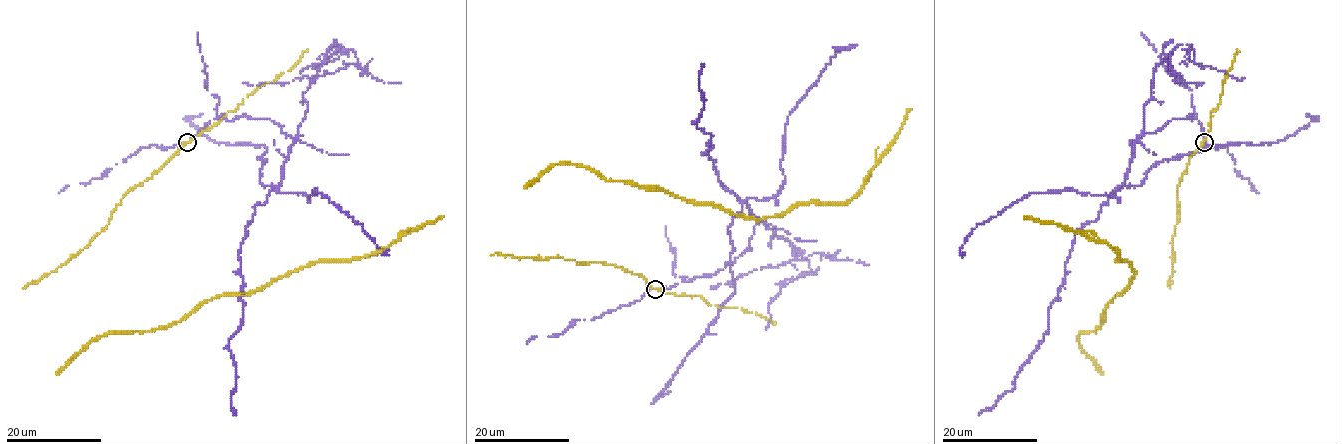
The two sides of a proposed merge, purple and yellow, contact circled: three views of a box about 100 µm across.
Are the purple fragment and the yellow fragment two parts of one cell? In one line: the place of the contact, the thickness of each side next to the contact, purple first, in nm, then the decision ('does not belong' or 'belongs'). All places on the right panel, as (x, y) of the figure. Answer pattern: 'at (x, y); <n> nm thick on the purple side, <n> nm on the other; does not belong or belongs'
at (1204, 142); 110 nm thick on the purple side, 200 nm on the other; does not belong

